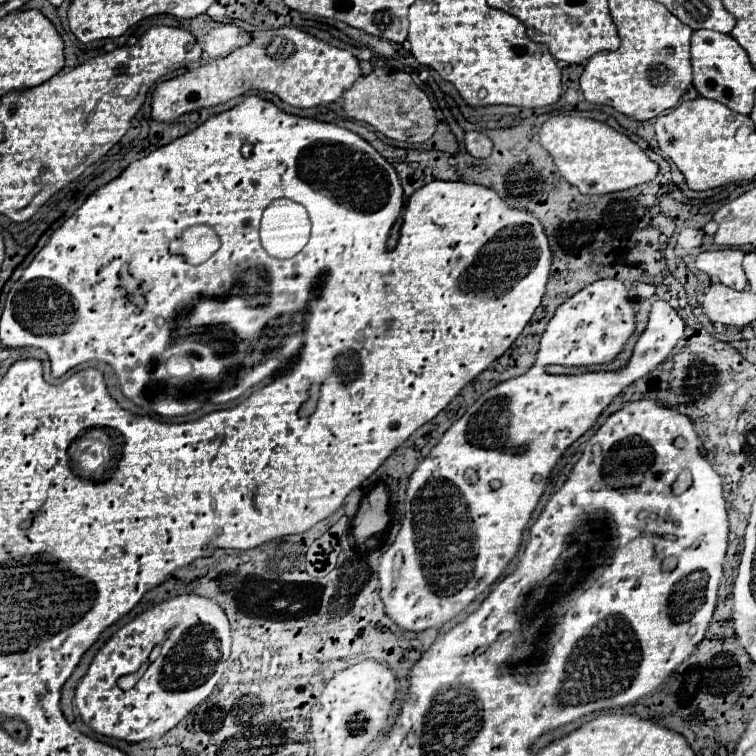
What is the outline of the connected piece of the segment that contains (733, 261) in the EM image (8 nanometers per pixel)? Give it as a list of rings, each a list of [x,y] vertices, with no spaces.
[[[725,248],[725,250],[707,250],[701,252],[695,258],[695,266],[705,272],[709,278],[719,280],[721,284],[743,290],[747,284],[745,272],[741,268],[743,262],[743,252],[737,248]]]

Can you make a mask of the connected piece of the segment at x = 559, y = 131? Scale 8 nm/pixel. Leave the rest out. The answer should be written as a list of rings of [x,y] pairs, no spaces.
[[[555,114],[541,126],[539,140],[553,156],[561,176],[569,184],[577,186],[581,194],[609,194],[633,188],[653,180],[659,172],[657,164],[629,136],[591,118]]]

